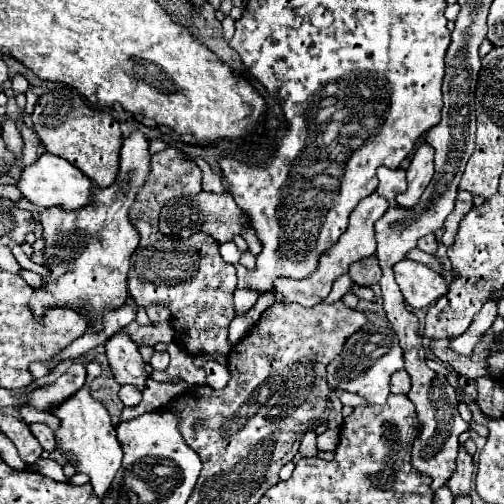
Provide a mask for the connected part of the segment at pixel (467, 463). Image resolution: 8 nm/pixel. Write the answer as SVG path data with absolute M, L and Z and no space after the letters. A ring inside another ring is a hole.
M460 447L458 453L458 467L454 471L454 475L448 479L448 487L452 489L454 495L460 493L468 493L470 485L472 485L472 473L474 473L474 463L472 463L472 455L466 451L466 447Z

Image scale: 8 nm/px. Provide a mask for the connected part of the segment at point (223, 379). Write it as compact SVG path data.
M214 359L206 361L204 363L204 371L206 371L206 383L212 387L212 389L224 389L230 375L228 375L228 369L224 363L218 363Z

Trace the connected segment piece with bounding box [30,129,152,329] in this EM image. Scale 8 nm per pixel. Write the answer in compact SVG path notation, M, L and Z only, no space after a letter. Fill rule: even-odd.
M134 129L122 139L120 171L110 187L100 189L98 185L92 185L92 201L80 207L80 211L52 207L40 215L50 279L44 279L44 291L36 291L34 303L30 303L34 315L42 315L46 307L78 307L80 313L86 315L88 321L94 321L96 329L100 329L102 311L106 307L120 307L124 303L128 295L126 275L130 269L130 255L140 243L140 235L130 223L128 213L140 187L144 187L150 175L152 155L148 147L148 137L140 129Z

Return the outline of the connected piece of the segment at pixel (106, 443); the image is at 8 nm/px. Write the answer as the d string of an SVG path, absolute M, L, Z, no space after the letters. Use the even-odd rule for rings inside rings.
M86 385L80 391L76 391L64 403L64 407L58 407L58 411L54 411L54 415L58 419L62 419L60 429L54 433L58 447L64 451L66 459L70 459L76 465L76 469L80 473L86 473L90 477L96 497L100 501L104 501L110 491L110 485L122 465L122 455L124 455L122 445L118 443L118 437L116 437L116 427L110 423L110 415L106 411L106 407L102 403L98 403L96 399L92 399L88 385Z

